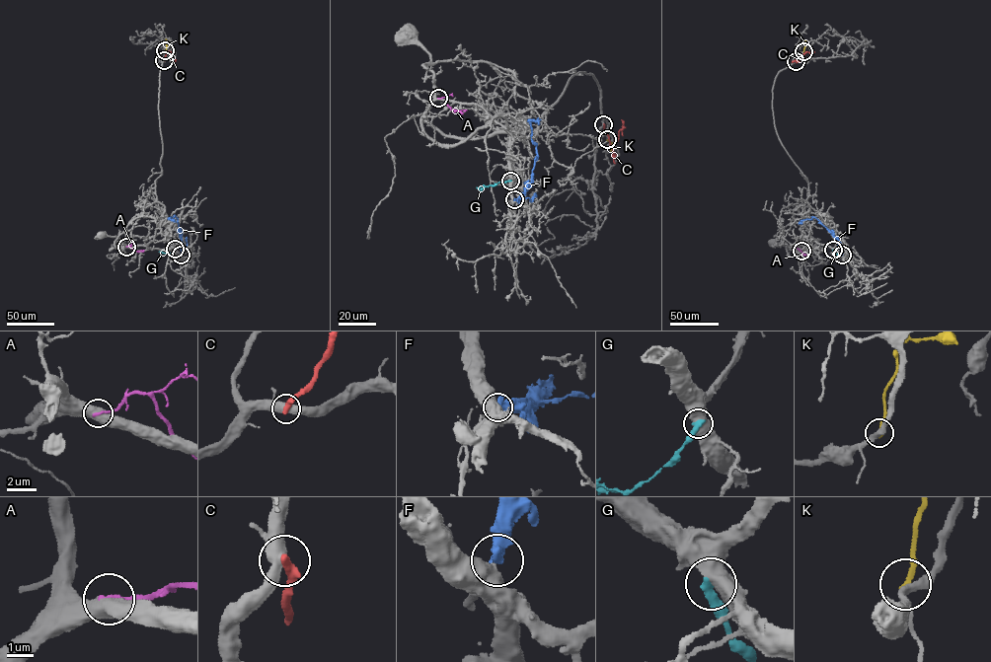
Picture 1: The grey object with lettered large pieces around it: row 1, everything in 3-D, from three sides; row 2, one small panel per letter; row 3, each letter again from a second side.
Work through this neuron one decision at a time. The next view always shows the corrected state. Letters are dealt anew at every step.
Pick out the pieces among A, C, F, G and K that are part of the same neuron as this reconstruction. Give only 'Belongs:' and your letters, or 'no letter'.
Belongs: no letter

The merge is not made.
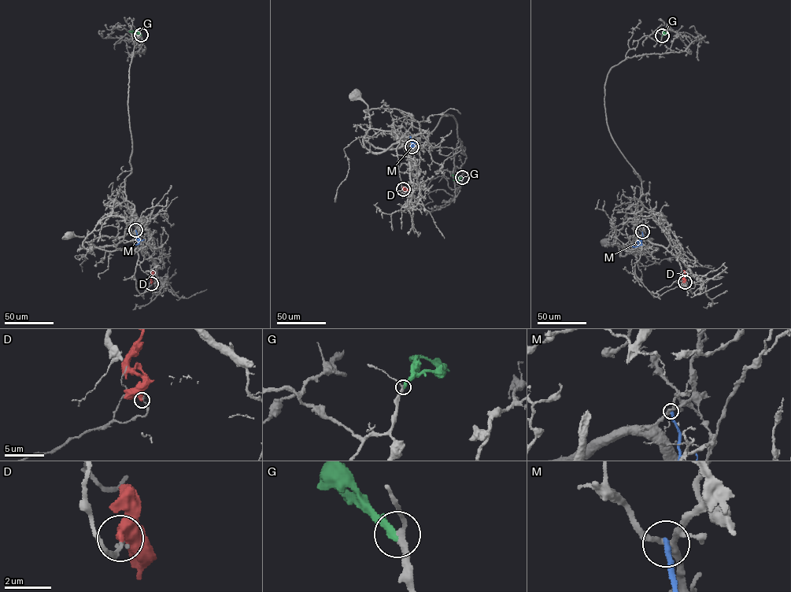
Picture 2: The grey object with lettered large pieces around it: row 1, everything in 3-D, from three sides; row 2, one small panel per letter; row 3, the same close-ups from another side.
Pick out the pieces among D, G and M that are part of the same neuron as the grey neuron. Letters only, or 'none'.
G

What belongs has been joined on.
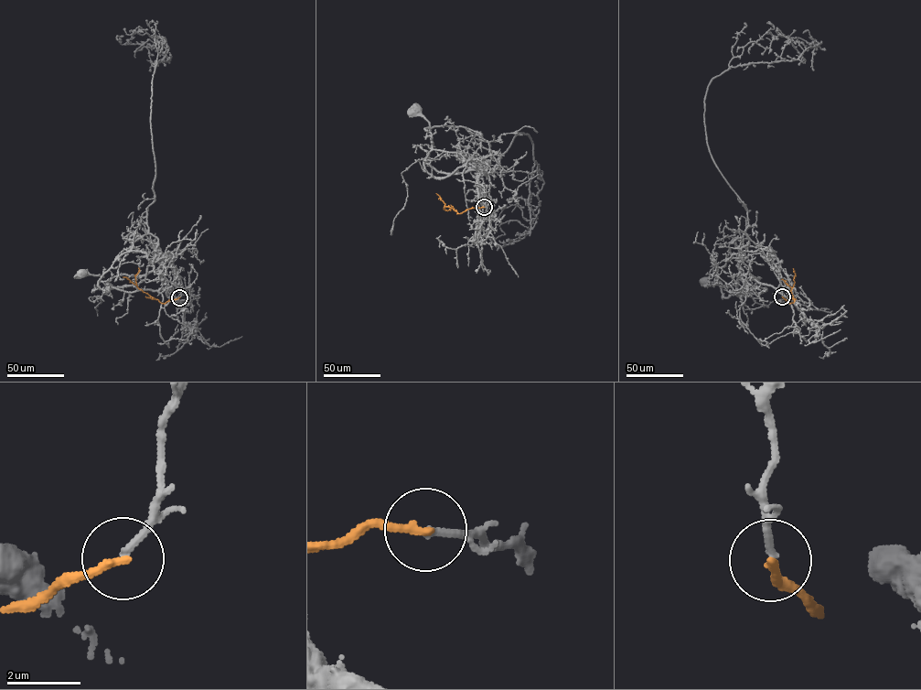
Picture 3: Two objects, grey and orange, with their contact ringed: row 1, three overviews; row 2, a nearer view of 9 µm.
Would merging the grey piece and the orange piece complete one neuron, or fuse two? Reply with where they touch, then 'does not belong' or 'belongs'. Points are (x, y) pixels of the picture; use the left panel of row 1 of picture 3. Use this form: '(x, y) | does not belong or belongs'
(179, 297) | does not belong

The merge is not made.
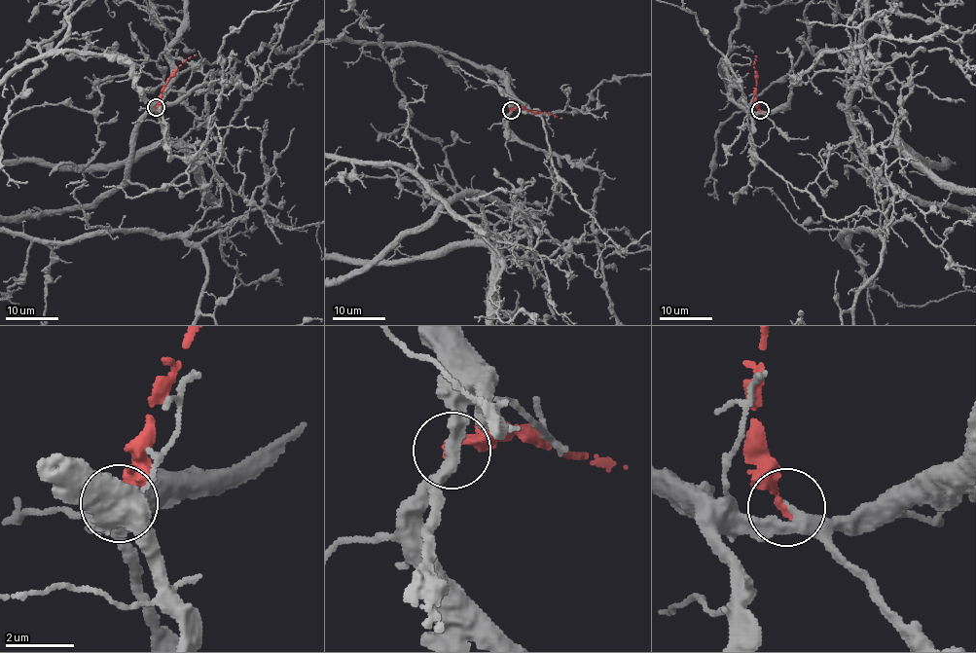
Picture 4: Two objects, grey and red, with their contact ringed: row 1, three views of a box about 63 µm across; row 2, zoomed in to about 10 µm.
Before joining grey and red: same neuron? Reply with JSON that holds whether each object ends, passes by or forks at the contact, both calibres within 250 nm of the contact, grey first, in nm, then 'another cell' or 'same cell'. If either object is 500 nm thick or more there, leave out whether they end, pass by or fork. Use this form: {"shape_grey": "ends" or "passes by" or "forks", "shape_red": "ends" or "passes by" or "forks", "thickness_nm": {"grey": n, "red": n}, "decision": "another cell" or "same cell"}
{"shape_grey": "passes by", "shape_red": "ends", "thickness_nm": {"grey": 300, "red": 240}, "decision": "another cell"}

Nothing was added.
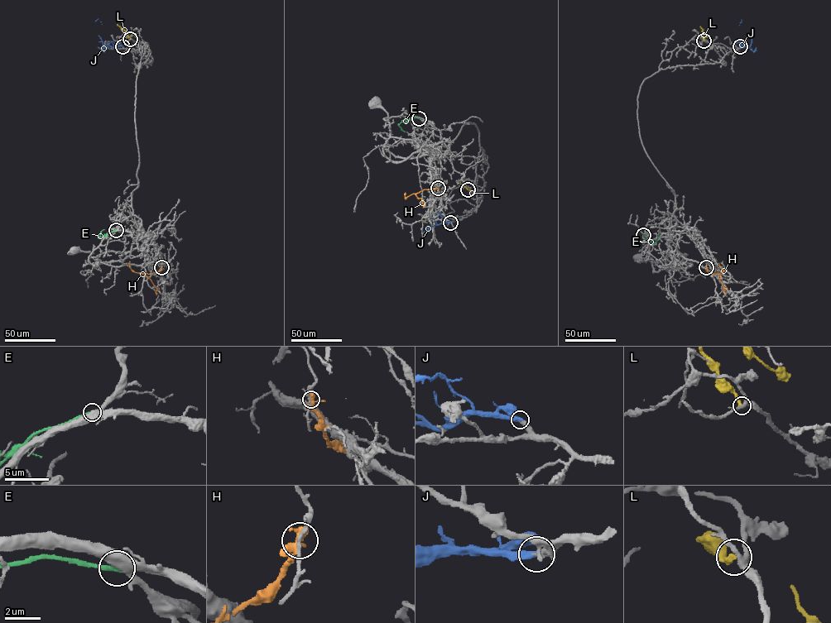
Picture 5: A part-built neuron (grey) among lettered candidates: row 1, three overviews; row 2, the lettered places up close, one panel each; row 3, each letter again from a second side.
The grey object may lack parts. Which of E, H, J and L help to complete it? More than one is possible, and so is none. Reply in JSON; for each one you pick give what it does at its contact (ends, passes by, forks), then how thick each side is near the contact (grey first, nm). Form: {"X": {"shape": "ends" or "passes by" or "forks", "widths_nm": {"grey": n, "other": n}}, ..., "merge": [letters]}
{"J": {"shape": "ends", "widths_nm": {"grey": 360, "other": 440}}, "merge": ["J"]}

